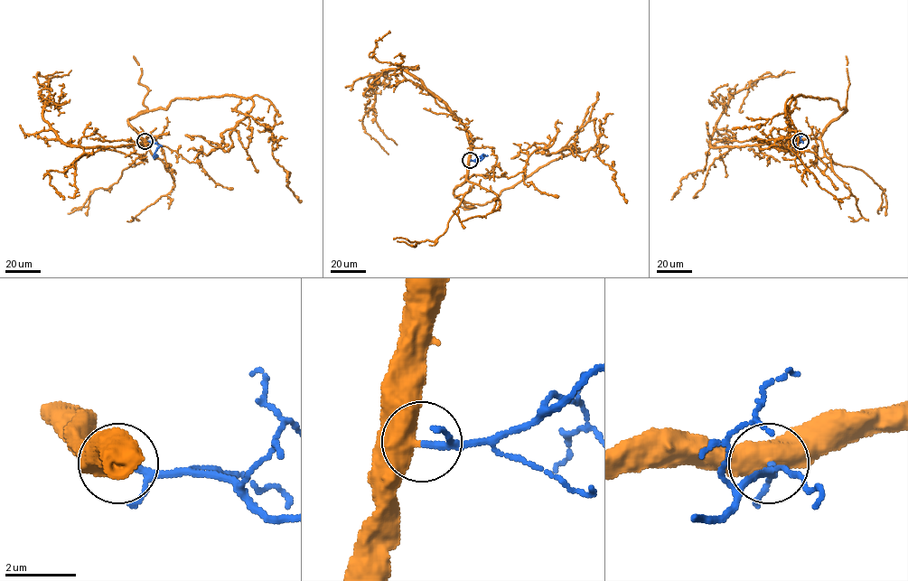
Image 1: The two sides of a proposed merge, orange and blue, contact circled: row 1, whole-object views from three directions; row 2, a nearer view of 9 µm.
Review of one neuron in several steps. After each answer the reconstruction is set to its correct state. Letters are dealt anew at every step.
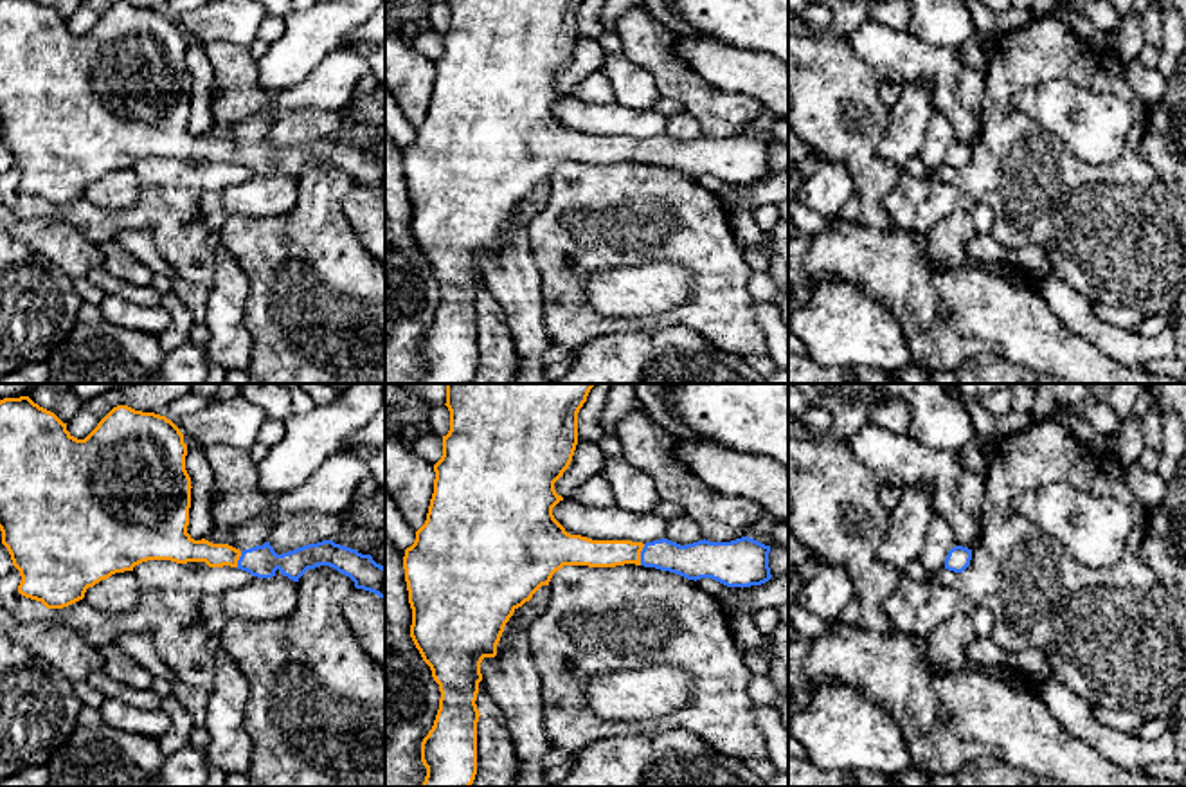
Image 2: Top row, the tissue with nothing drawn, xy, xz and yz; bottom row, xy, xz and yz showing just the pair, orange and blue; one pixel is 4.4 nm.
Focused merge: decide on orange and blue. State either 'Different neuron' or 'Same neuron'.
Same neuron

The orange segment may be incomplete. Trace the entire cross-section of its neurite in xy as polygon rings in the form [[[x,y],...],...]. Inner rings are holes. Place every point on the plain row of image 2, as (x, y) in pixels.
[[[0,0],[0,128],[22,173],[18,189],[47,205],[63,205],[115,169],[133,167],[148,157],[171,157],[230,162],[257,175],[272,175],[279,166],[293,178],[308,166],[329,162],[349,173],[356,185],[385,196],[385,164],[333,137],[283,151],[270,139],[239,148],[194,137],[187,130],[193,83],[185,52],[180,25],[155,9],[117,2],[85,36],[77,36],[67,20],[38,0]]]

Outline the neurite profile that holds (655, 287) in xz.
[[[673,259],[599,268],[583,281],[587,303],[608,319],[660,315],[686,304],[691,292],[693,270]]]

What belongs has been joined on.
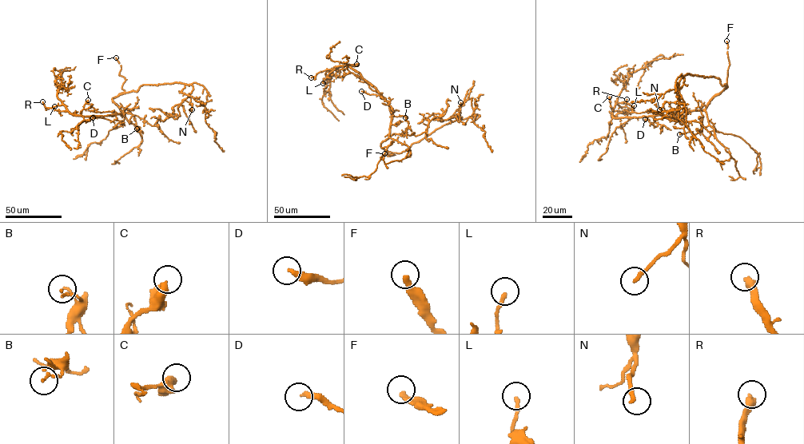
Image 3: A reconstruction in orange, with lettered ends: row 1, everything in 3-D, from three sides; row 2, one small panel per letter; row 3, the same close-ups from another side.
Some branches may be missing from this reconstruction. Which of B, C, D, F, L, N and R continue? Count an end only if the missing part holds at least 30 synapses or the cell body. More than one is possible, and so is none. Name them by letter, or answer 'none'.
F, R

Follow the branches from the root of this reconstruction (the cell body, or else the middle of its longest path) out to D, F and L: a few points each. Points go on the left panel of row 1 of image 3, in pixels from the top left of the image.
D: (112, 99), (123, 112), (121, 115), (116, 114), (113, 120), (93, 117)
F: (112, 99), (125, 91), (121, 86), (125, 81), (119, 74), (121, 66), (116, 57)
L: (112, 99), (123, 112), (121, 115), (81, 116), (56, 110), (54, 106)

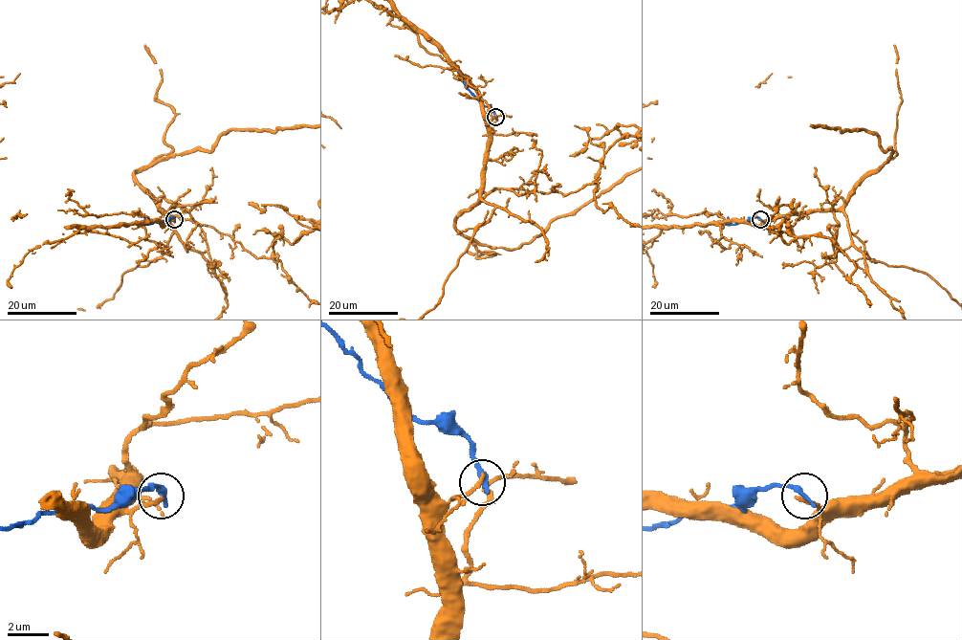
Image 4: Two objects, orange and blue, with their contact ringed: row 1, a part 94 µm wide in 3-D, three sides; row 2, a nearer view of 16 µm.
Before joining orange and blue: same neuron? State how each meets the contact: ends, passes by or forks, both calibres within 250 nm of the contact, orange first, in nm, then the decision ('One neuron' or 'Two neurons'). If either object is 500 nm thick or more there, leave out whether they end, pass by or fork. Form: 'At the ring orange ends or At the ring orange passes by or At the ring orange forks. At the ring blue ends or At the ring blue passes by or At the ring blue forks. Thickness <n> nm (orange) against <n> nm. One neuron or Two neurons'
At the ring orange ends. At the ring blue ends. Thickness 200 nm (orange) against 320 nm. Two neurons

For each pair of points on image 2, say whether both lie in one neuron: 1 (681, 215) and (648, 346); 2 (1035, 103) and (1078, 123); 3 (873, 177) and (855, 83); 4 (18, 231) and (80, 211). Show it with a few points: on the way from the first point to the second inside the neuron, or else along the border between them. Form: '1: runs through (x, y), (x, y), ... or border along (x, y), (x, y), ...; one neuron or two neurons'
1: border along (695, 332), (684, 326), (668, 326), (610, 334); two neurons
2: runs through (1046, 103), (1059, 105), (1068, 112); one neuron
3: runs through (868, 153), (868, 121), (875, 114), (870, 107); one neuron
4: border along (18, 215), (58, 217), (65, 222); two neurons

